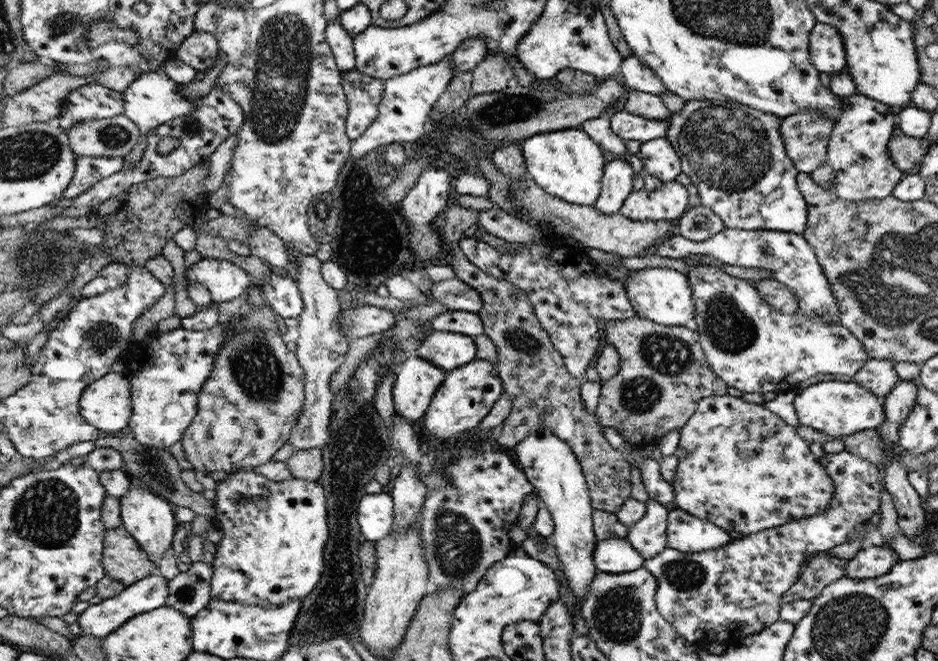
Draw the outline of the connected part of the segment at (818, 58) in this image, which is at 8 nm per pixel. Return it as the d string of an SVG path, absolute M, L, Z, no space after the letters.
M817 22L809 36L809 54L819 73L833 76L846 71L844 41L836 27Z

